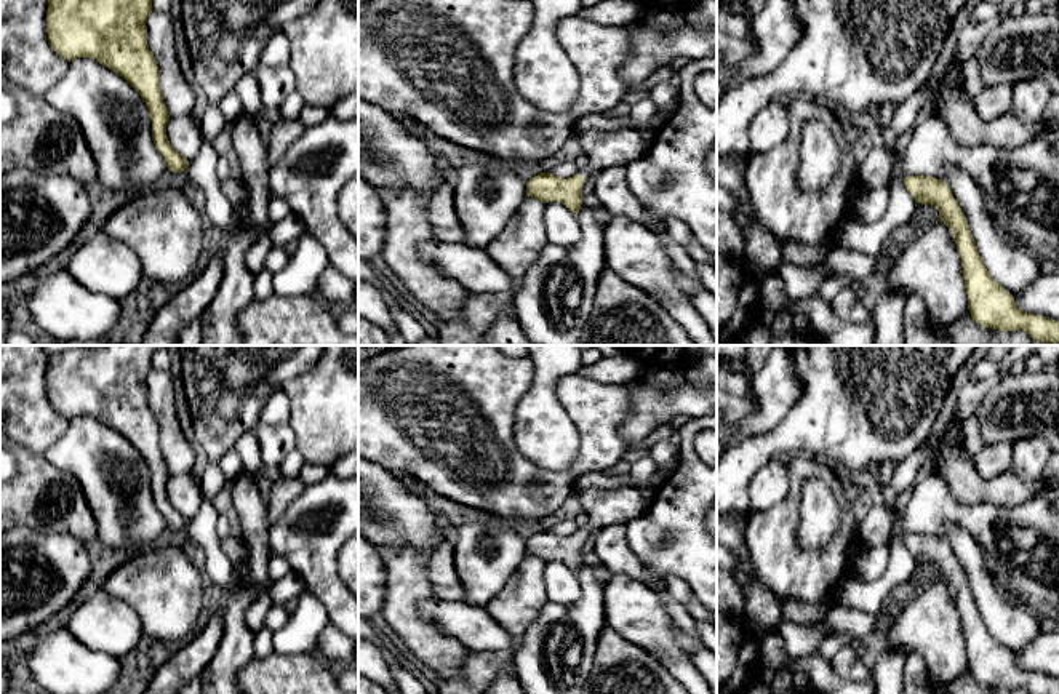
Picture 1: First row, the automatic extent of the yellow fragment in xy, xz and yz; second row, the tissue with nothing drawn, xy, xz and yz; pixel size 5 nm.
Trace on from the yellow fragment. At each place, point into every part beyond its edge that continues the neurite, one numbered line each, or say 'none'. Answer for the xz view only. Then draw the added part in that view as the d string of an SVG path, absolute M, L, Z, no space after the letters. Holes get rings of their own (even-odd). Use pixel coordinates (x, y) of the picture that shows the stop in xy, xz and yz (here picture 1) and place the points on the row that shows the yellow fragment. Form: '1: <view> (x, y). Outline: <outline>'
1: xz (618, 147). Outline: M633 128L585 131L581 133L581 144L587 157L585 168L579 171L584 177L609 166L629 168L649 149L648 141Z

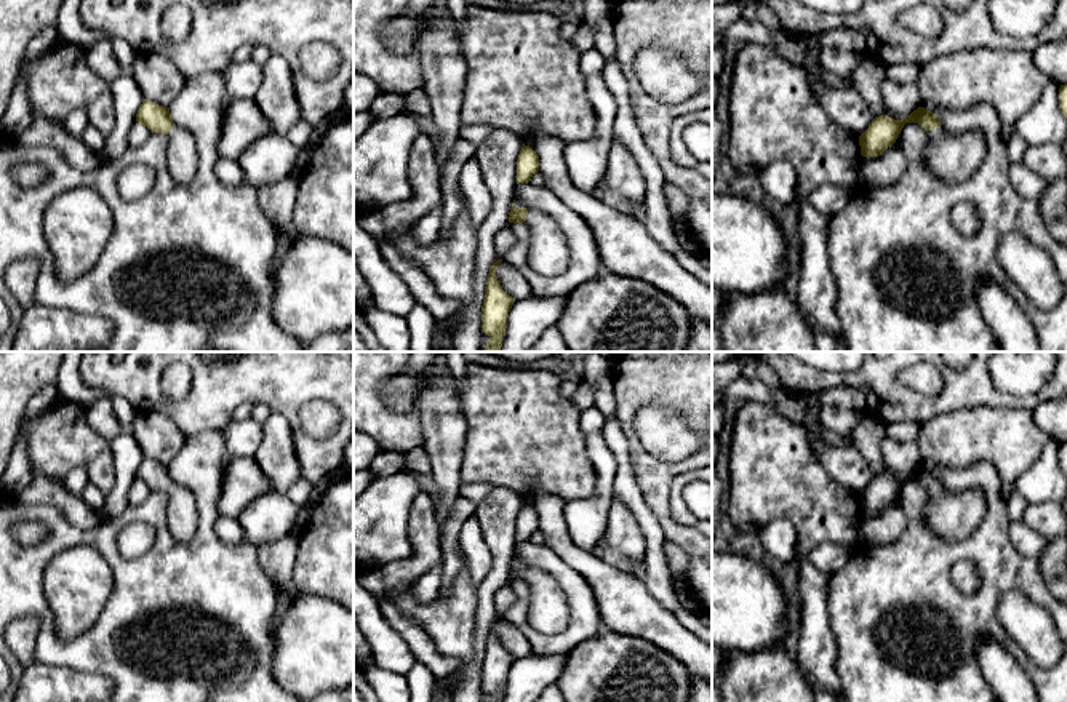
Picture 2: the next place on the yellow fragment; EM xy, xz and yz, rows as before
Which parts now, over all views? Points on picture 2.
1: xz (547, 255). Outline: M531 208L525 222L531 229L528 251L531 269L544 277L561 275L568 269L569 254L565 235L555 221L537 208Z

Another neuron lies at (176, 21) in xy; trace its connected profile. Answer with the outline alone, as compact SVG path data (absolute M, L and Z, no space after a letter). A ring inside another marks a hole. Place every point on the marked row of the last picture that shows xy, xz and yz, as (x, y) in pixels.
M173 5L166 8L163 11L160 27L170 40L184 40L192 27L190 10L184 5Z

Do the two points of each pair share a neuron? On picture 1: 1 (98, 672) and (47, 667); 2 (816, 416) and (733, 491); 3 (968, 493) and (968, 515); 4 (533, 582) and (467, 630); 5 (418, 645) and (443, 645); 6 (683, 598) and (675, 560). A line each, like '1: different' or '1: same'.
1: same
2: same
3: different
4: different
5: same
6: different

